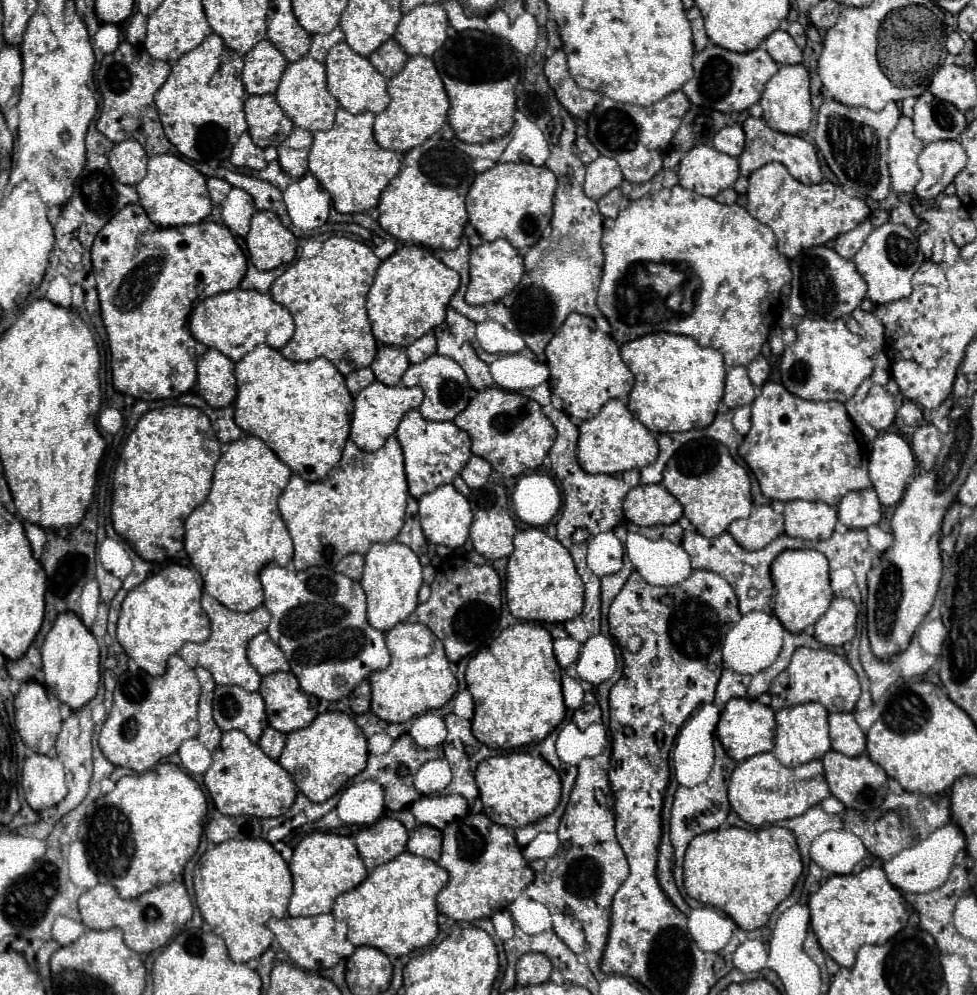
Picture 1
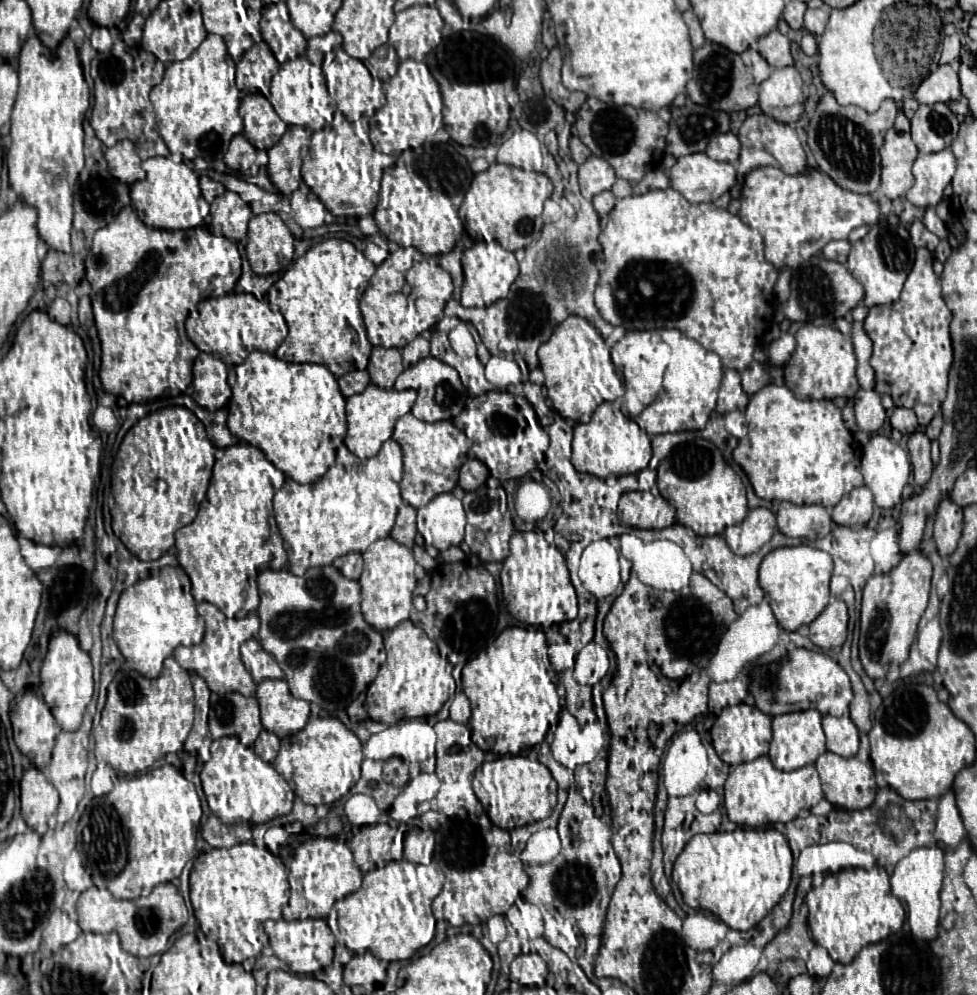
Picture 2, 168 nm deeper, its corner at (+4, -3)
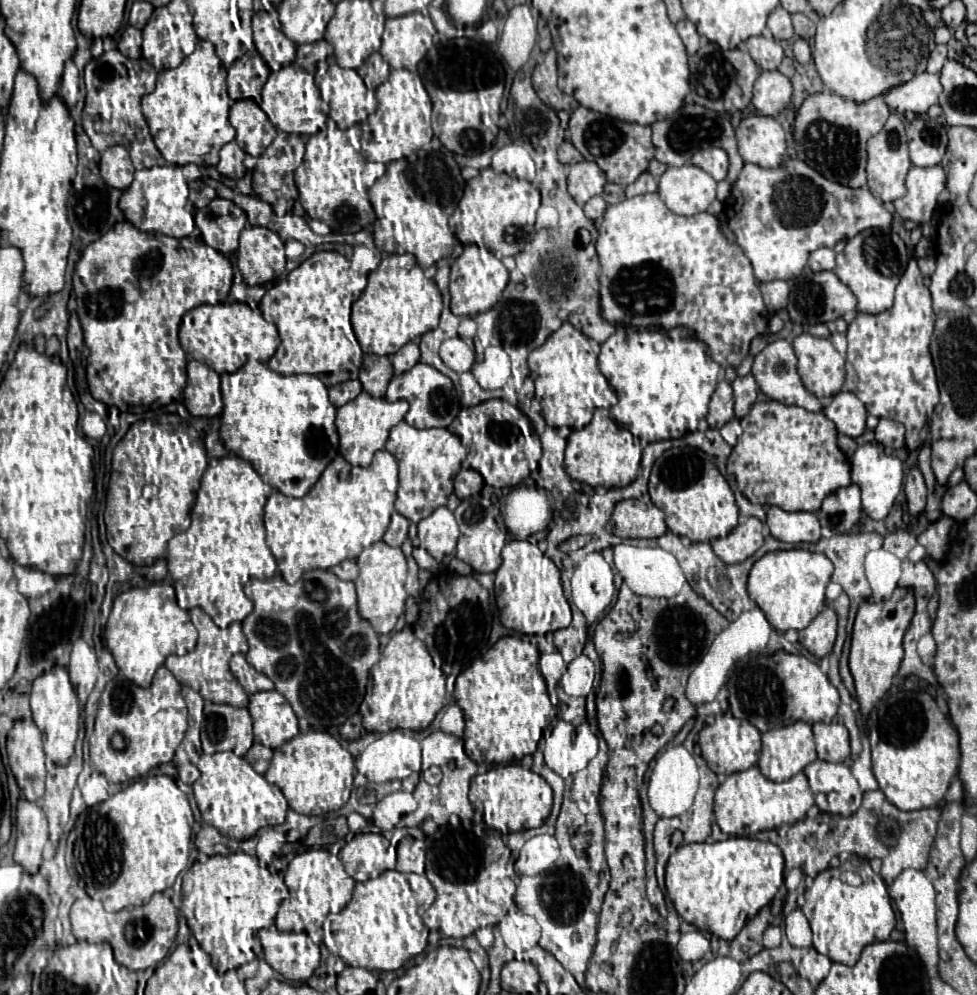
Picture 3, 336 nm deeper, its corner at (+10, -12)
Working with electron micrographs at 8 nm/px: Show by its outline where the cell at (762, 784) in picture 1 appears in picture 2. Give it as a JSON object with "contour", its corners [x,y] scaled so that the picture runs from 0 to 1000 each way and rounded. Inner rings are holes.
{"contour":[[[776,761],[768,767],[757,767],[745,779],[741,789],[741,811],[745,823],[762,831],[807,827],[815,823],[821,813],[831,813],[841,801],[843,797],[833,769],[825,769],[813,775],[798,775],[788,767],[786,761]]]}

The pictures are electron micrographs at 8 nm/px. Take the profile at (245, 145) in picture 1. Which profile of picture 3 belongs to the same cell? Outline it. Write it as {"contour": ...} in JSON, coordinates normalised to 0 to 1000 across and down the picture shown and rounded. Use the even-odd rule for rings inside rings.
{"contour":[[[233,143],[227,151],[225,151],[225,163],[221,167],[221,171],[233,179],[248,179],[252,169],[248,165],[250,161],[250,151],[242,145],[242,143]]]}

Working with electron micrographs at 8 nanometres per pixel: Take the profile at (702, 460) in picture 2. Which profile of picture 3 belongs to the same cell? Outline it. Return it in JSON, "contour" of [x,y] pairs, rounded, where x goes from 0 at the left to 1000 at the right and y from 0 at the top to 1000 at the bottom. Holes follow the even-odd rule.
{"contour":[[[686,450],[669,464],[665,476],[665,501],[671,509],[676,509],[676,513],[680,513],[684,533],[694,539],[702,539],[708,545],[727,545],[729,541],[743,539],[755,527],[755,509],[751,503],[751,494],[747,492],[737,472],[727,464],[725,456],[714,450]]]}

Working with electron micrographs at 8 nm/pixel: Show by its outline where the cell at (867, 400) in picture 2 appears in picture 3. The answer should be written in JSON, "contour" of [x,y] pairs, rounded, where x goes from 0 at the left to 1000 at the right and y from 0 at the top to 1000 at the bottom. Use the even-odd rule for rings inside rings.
{"contour":[[[858,394],[850,406],[841,410],[843,418],[852,422],[860,436],[878,440],[886,430],[886,412],[884,406],[872,394]]]}

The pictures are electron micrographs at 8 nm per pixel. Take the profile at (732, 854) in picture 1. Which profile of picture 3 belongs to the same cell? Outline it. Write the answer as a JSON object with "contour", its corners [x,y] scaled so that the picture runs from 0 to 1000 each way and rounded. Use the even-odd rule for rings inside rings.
{"contour":[[[751,840],[741,846],[696,850],[682,868],[682,894],[692,917],[716,935],[749,945],[802,886],[802,860],[788,845]]]}

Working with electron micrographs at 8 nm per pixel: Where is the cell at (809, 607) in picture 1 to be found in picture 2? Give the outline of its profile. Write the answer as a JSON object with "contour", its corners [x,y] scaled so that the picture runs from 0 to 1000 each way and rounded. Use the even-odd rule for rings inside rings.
{"contour":[[[827,548],[796,550],[788,554],[778,568],[778,590],[786,598],[786,606],[796,622],[796,628],[805,634],[817,634],[821,628],[829,628],[841,616],[850,604],[850,580],[850,558]]]}

